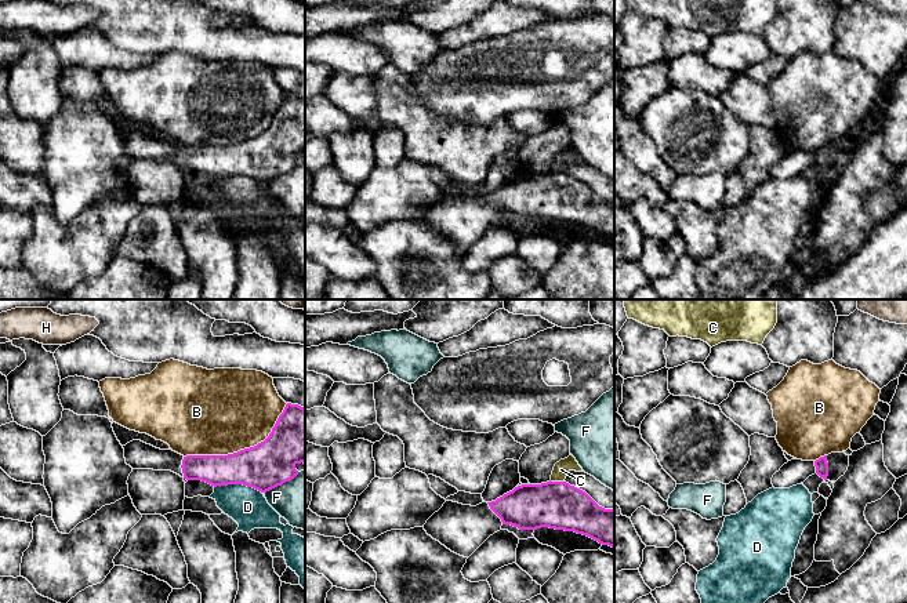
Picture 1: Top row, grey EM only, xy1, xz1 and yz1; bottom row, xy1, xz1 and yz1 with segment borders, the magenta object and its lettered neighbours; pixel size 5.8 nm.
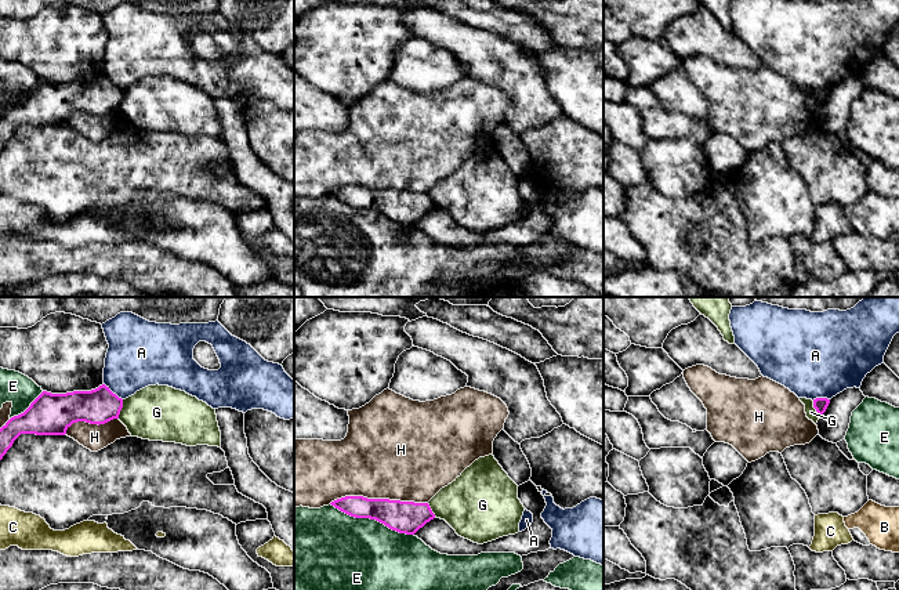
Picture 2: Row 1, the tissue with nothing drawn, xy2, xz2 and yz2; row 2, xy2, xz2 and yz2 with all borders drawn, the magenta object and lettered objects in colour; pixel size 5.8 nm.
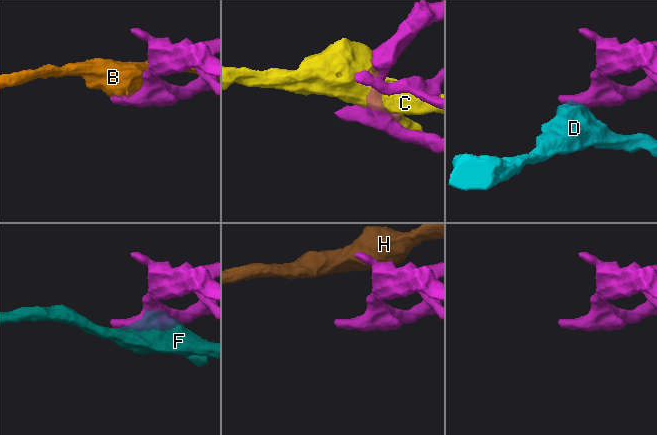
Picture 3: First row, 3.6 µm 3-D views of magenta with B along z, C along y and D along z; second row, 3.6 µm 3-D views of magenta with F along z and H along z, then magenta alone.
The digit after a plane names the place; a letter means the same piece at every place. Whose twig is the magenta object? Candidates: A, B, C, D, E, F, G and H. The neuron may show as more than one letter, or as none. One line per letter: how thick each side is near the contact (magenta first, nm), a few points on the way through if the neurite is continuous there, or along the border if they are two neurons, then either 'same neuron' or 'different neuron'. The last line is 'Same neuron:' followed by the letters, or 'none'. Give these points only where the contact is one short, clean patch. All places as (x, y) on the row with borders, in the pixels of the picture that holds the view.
A: calibres 200 and 340 nm; border xy2 (104, 383), (122, 400); different neuron
B: calibres 280 and 500 nm; different neuron
C: calibres 280 and 90 nm; different neuron
D: calibres 280 and 220 nm; border xy1 (214, 486), (246, 485), (261, 493); different neuron
E: calibres 190 and 420 nm; different neuron
F: calibres 280 and 300 nm; different neuron
G: calibres 200 and 320 nm; border xy2 (123, 400), (118, 417); different neuron
H: calibres 190 and 480 nm; different neuron
Same neuron: none

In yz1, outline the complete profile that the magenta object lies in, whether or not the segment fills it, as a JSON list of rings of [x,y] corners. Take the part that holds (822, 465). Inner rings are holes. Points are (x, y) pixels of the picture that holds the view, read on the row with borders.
[[[831,453],[815,461],[816,473],[824,480],[837,482],[845,475],[849,466],[849,455]]]

